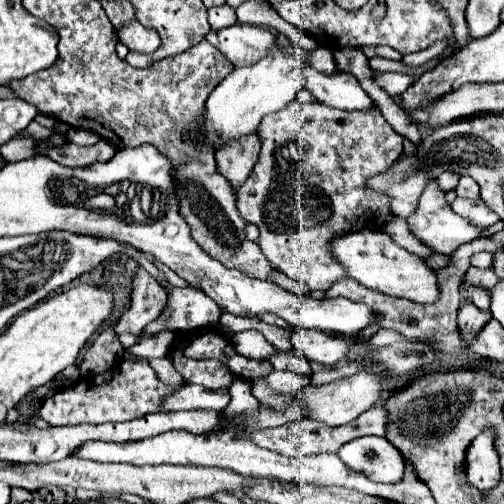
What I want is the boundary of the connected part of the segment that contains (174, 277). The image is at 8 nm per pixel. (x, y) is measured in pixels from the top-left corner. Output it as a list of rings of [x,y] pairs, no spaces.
[[[153,260],[153,263],[160,271],[163,272],[166,281],[169,282],[171,285],[179,288],[188,287],[188,282],[180,278],[175,272],[170,270],[170,268],[168,268],[166,265],[162,264],[157,260]]]

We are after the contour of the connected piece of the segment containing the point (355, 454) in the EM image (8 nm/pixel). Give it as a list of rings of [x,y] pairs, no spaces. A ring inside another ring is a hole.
[[[364,436],[362,440],[352,440],[338,450],[338,456],[348,468],[366,474],[374,482],[396,484],[404,478],[404,456],[382,436]]]

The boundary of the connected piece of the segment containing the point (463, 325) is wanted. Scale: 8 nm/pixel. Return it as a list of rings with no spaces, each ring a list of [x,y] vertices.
[[[466,302],[460,312],[458,312],[458,328],[460,332],[470,338],[474,336],[476,332],[482,330],[482,326],[492,318],[492,312],[490,310],[480,310],[476,308],[472,302]]]

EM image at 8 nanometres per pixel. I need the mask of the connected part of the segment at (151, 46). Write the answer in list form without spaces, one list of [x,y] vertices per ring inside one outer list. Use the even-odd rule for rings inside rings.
[[[138,22],[126,24],[120,32],[120,42],[128,46],[128,50],[136,52],[154,52],[160,46],[160,36],[152,28],[144,28]]]

